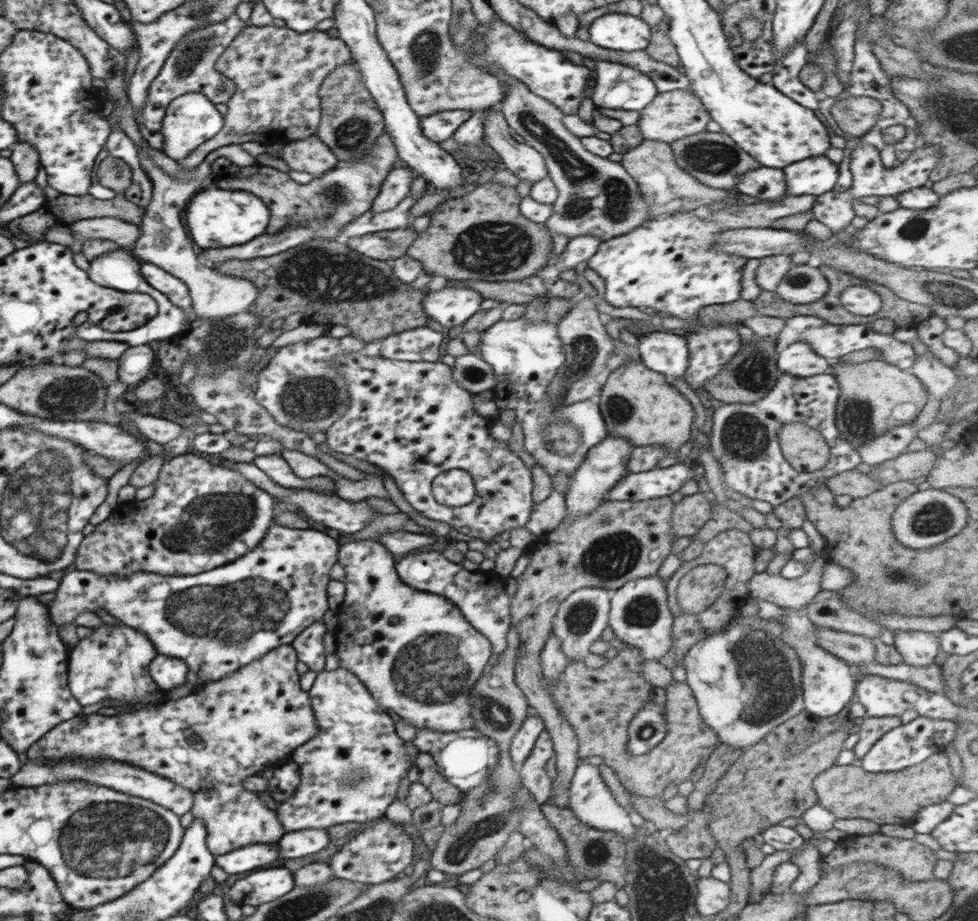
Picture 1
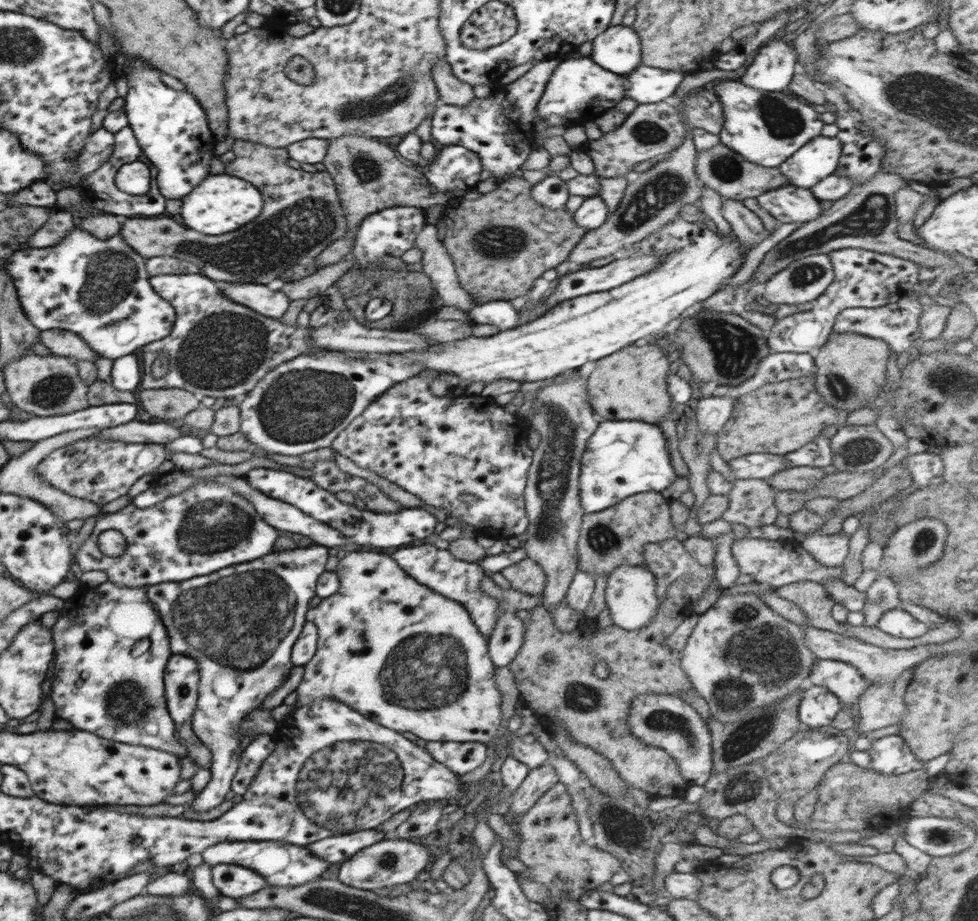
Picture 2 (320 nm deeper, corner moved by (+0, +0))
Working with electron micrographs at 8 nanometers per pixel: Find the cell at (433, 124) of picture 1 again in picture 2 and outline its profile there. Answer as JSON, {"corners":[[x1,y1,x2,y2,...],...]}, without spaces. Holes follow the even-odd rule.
{"corners":[[545,59,534,63,534,66,517,80,503,85,496,83,495,91,490,98,475,98,466,106,438,105,432,117,432,138,443,144,443,146,460,145,475,152,479,156,483,170,490,170,491,176,494,176,498,181,510,174,512,176,518,169,521,169,528,155,535,148,536,132,534,123,532,123,535,116,535,108,538,106,540,97,545,91,550,75,561,61,561,59]]}

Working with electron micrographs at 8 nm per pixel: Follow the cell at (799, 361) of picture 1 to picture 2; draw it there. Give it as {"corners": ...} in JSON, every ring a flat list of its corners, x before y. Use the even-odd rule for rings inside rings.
{"corners":[[860,248,837,249,829,254,834,269,834,281,814,302,812,310,794,313,778,319,767,335,768,347,776,353,794,352,815,355,830,338,836,317,847,308,878,308,894,303,919,289,919,265,890,254,880,254]]}

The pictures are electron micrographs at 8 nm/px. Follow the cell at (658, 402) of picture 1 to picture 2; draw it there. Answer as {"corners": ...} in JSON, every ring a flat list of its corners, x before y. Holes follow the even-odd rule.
{"corners":[[655,342,632,343,594,364,587,378,587,393,591,407,602,420,643,420,657,424,666,414,681,420,683,410,670,407,672,400,667,387,667,377,674,369,672,358]]}

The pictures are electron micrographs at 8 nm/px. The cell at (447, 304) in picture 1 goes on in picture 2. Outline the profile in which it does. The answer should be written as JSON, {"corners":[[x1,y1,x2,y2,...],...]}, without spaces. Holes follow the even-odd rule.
{"corners":[[490,300,473,303,467,312,468,320,473,324,491,324,500,330,513,329,519,326,519,312,514,309,510,301]]}

